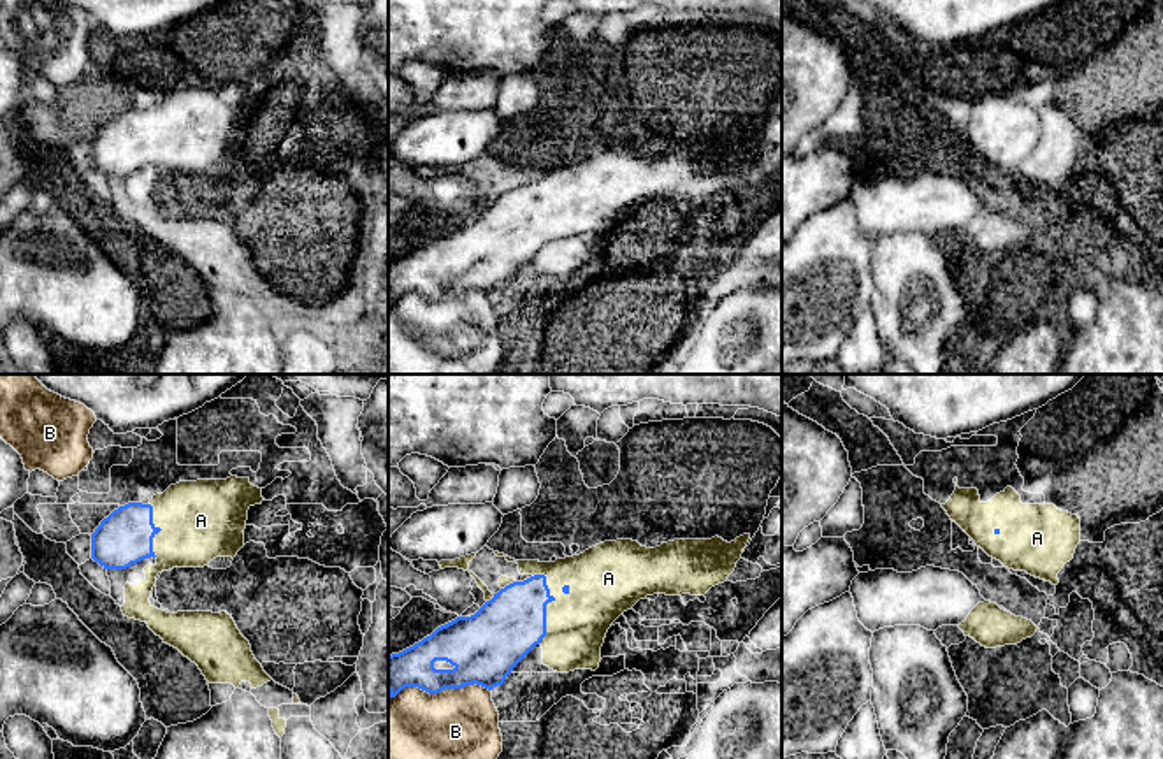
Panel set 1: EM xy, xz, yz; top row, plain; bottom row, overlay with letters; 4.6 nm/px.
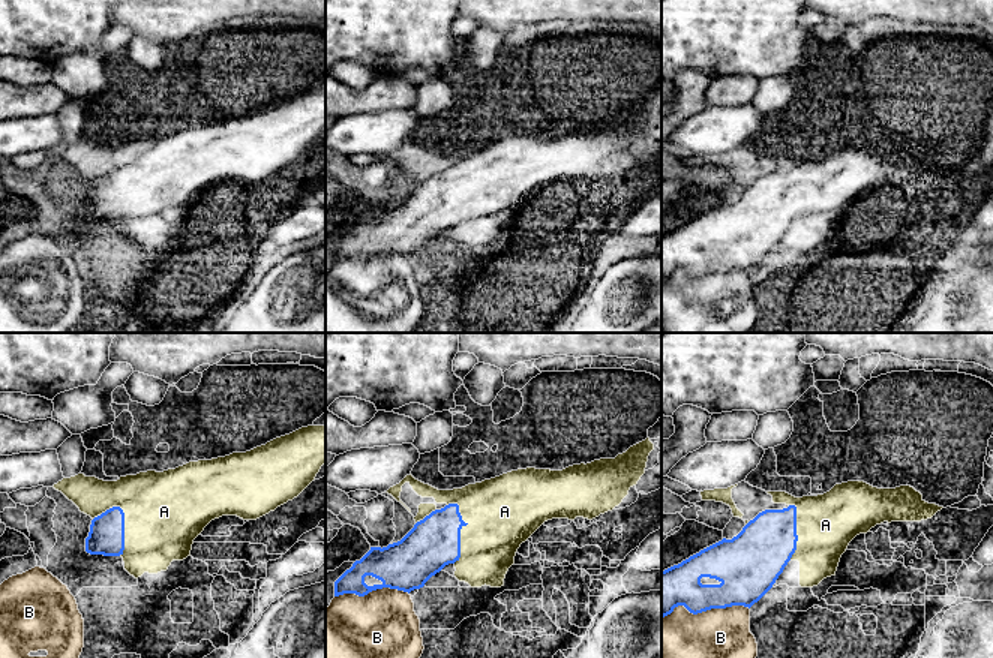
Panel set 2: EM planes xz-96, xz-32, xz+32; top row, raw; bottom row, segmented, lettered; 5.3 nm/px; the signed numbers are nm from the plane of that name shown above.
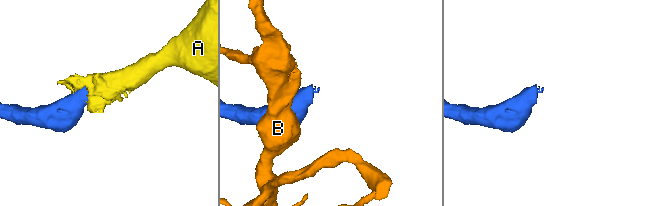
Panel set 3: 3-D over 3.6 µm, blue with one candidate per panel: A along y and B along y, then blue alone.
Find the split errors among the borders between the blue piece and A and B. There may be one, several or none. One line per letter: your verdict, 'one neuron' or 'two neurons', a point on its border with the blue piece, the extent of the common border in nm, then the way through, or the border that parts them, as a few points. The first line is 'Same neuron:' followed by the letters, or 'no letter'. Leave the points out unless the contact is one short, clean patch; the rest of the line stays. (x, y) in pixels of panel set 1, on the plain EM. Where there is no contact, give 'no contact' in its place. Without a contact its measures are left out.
Same neuron: A
A: one neuron; meets blue in xz at (545, 215); contact 320 nm long
B: two neurons; meets blue in xz at (440, 297); contact 460 nm long

